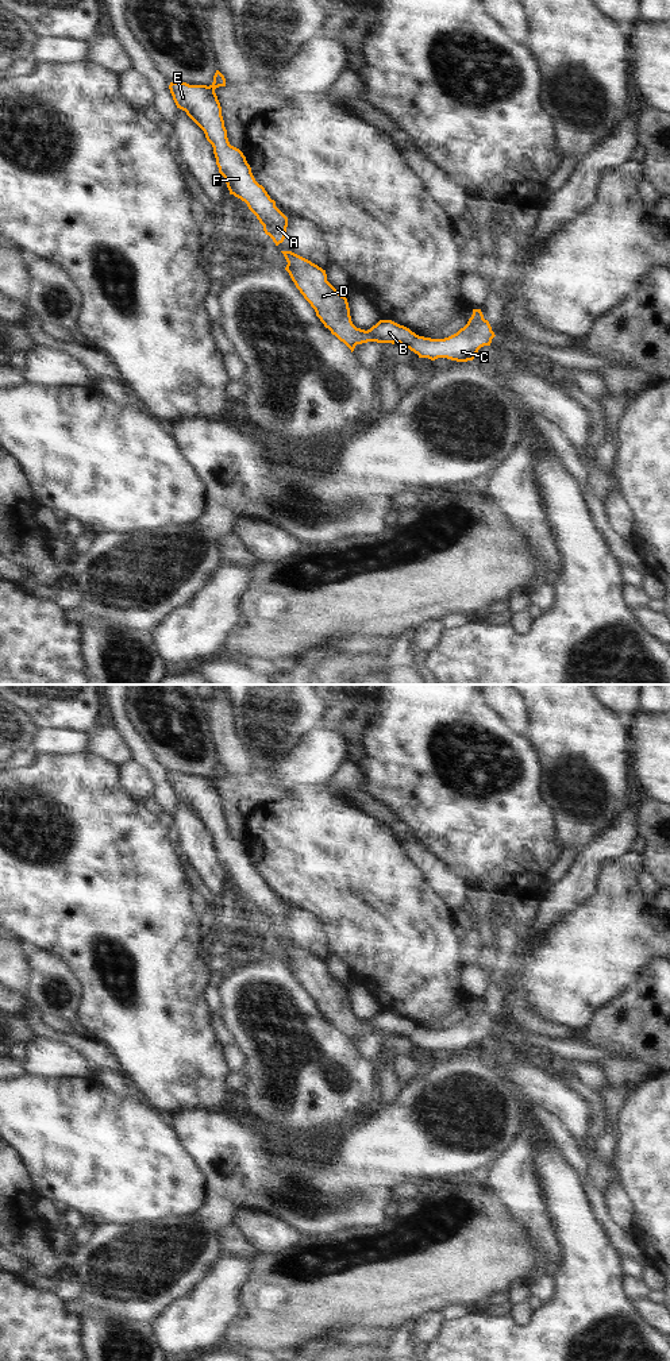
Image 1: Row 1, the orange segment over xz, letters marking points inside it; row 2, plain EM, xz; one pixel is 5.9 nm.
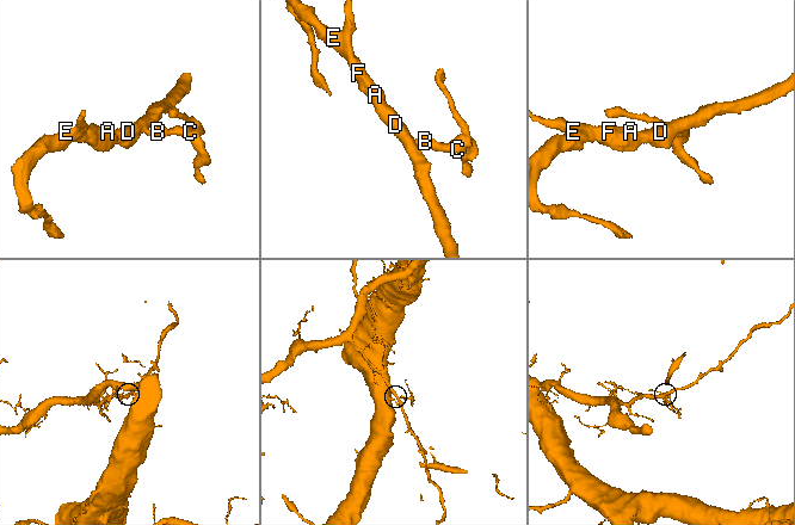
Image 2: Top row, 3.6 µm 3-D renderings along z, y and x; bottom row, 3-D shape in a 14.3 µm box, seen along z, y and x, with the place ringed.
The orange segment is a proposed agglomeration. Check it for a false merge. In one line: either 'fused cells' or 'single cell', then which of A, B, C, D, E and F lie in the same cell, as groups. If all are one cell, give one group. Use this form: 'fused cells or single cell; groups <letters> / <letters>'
single cell; groups A B C D E F

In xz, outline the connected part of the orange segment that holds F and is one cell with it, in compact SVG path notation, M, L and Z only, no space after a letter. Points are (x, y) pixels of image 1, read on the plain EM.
M216 762L209 778L170 774L169 780L177 799L186 803L212 836L219 864L224 868L230 886L247 895L263 917L265 925L278 937L285 930L288 909L276 898L276 892L265 879L255 872L243 844L230 836L222 798L215 784L219 778L226 778L226 770Z

